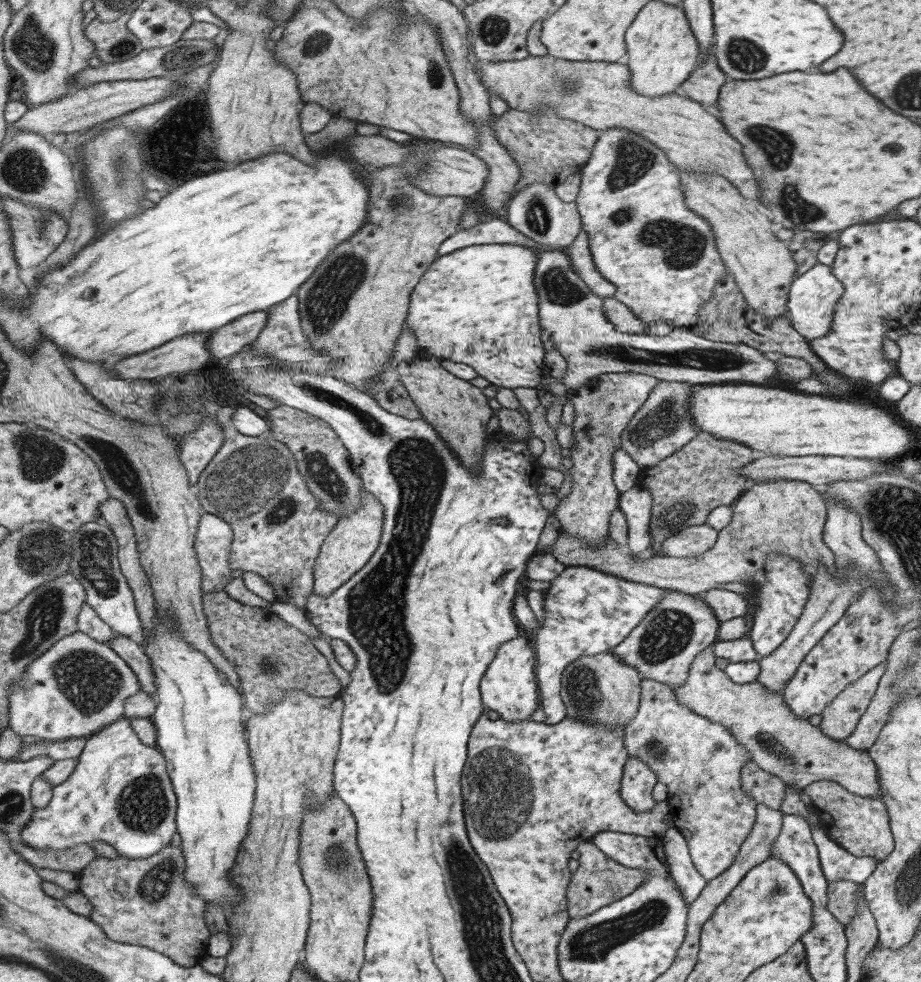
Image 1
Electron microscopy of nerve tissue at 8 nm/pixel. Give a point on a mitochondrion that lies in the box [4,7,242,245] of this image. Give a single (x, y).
(35, 50)

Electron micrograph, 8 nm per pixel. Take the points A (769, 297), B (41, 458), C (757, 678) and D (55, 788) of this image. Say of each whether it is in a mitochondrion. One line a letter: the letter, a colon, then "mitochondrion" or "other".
A: other
B: mitochondrion
C: other
D: other

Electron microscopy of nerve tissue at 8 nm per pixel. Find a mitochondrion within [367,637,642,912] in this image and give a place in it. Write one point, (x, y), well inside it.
(503, 789)

